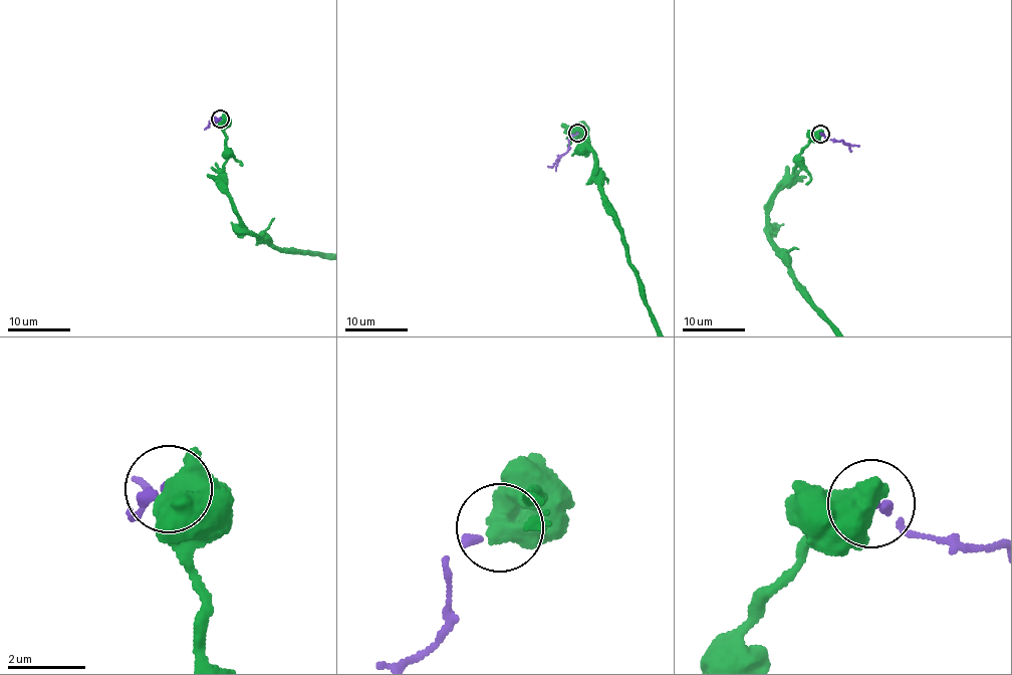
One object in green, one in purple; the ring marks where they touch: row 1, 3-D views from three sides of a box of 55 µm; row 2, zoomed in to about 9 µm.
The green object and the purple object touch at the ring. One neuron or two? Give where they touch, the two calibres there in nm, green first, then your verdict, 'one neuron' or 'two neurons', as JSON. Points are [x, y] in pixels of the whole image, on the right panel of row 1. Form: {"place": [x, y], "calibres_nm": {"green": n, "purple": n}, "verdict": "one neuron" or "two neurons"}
{"place": [820, 134], "calibres_nm": {"green": 600, "purple": 190}, "verdict": "two neurons"}

